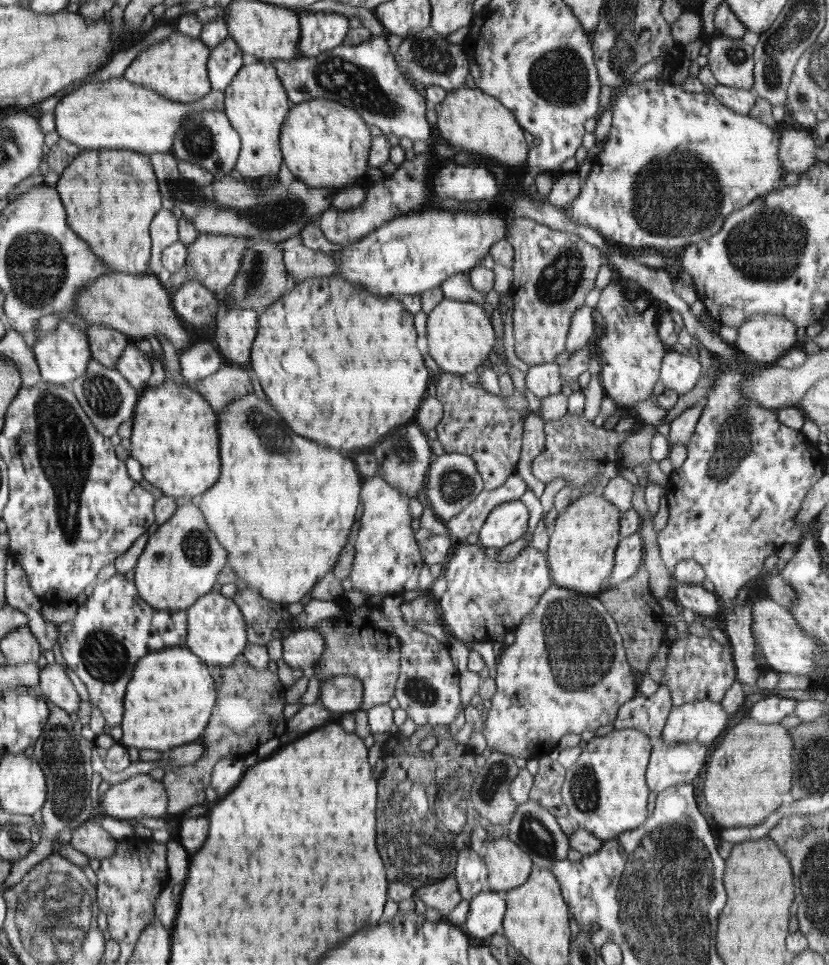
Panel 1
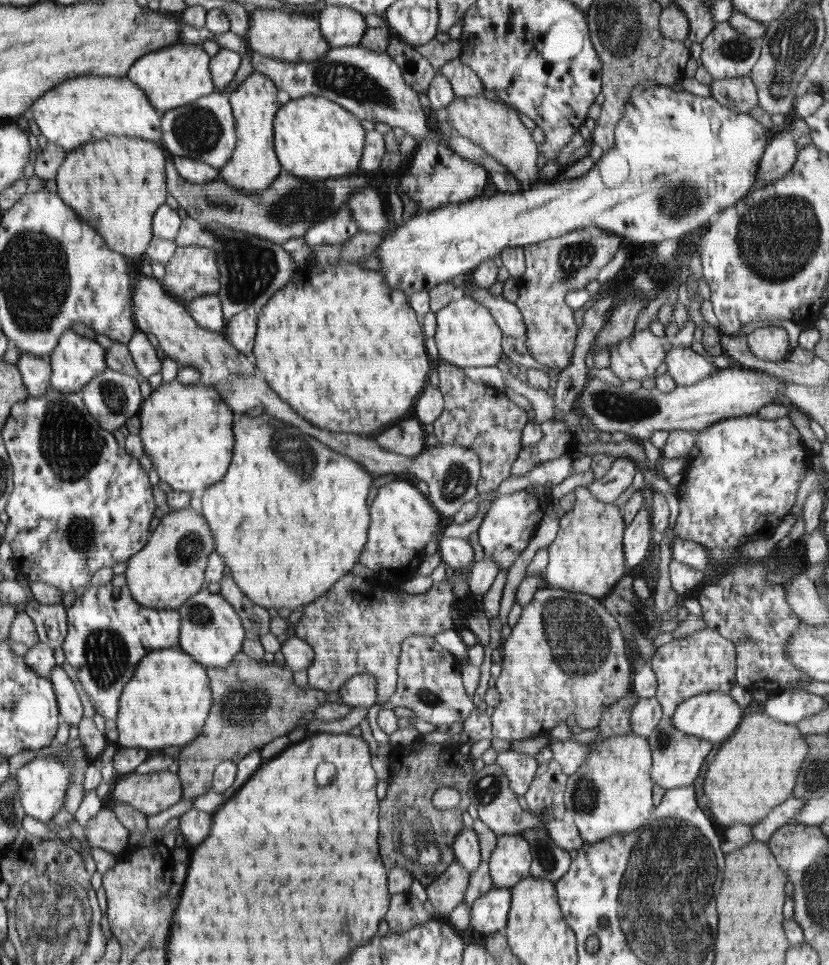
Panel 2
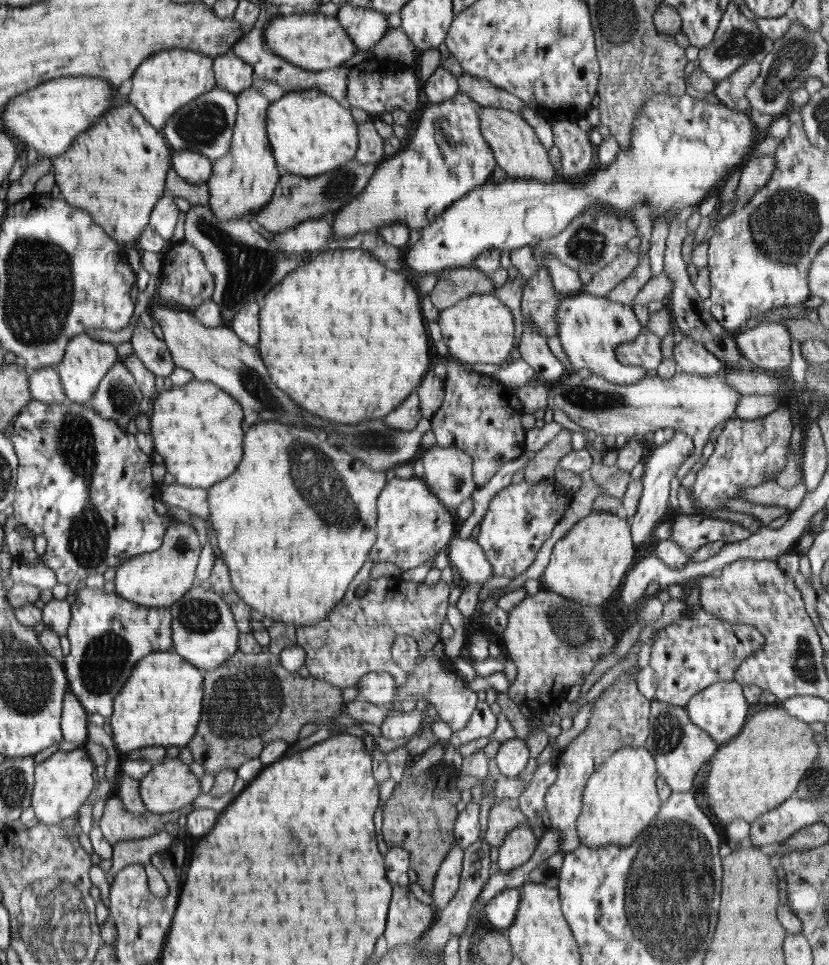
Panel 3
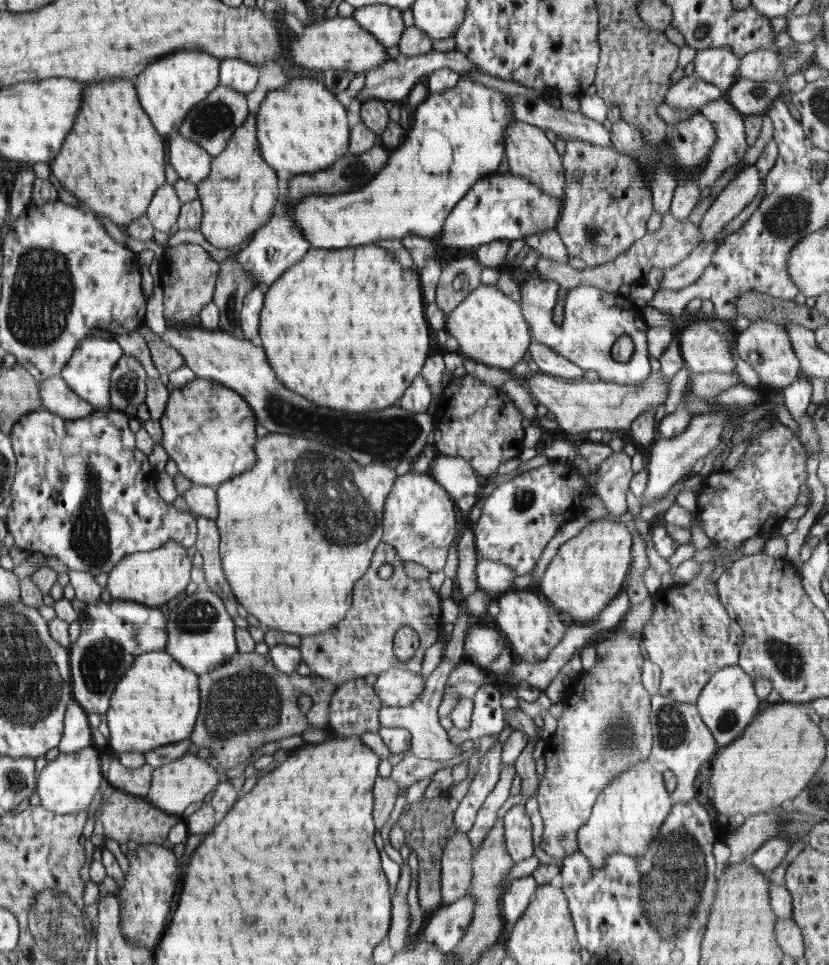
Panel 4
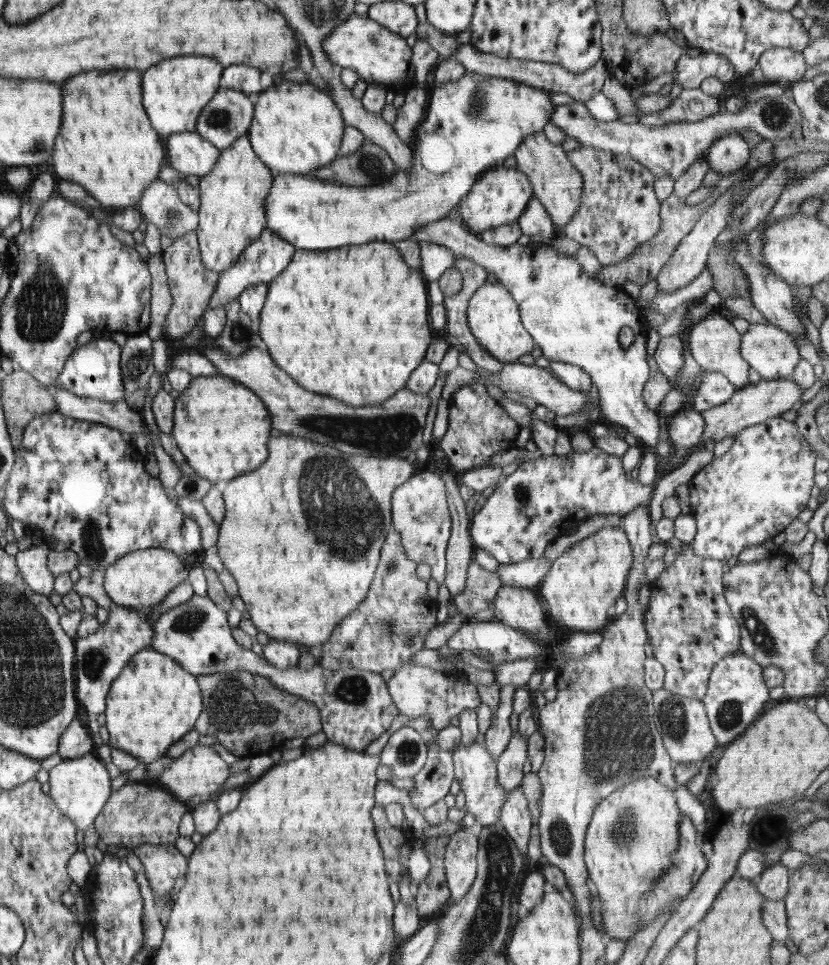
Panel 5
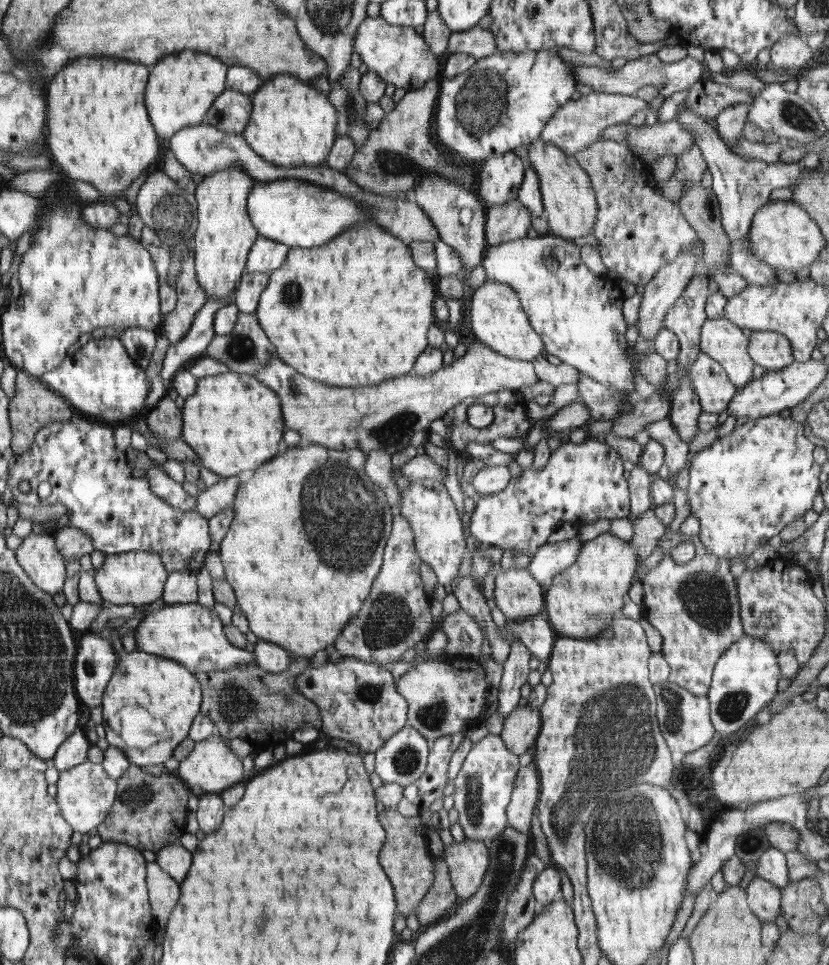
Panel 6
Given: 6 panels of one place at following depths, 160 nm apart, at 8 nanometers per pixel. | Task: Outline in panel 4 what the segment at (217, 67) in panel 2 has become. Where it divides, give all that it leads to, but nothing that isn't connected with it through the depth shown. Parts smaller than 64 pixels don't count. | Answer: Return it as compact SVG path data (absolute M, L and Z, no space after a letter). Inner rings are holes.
M227 58L219 64L219 84L240 93L252 92L258 84L259 67L249 62Z

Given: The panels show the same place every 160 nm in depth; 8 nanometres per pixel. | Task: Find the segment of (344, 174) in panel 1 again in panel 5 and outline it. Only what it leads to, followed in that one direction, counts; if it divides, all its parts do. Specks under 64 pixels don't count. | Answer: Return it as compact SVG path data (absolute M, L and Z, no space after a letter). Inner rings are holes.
M282 80L254 97L255 109L247 137L258 159L279 174L307 175L338 156L345 124L328 91L314 84Z

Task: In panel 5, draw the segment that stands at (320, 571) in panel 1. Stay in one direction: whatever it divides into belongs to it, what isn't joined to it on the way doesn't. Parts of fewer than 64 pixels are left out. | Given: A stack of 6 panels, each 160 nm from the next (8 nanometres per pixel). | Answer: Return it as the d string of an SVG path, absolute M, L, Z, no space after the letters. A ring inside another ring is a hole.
M282 434L278 438L274 437L270 442L267 442L268 447L268 458L262 463L262 466L259 466L256 470L250 471L249 473L244 473L243 475L237 476L232 480L229 480L228 485L223 491L223 499L225 502L225 513L222 522L219 524L219 537L217 540L217 549L220 560L223 562L226 570L230 572L232 578L236 580L236 584L238 585L238 593L240 598L244 601L246 605L246 614L245 617L248 618L256 628L258 628L259 632L263 632L271 639L271 641L288 641L289 643L297 642L298 644L302 644L304 646L316 646L316 644L324 644L324 642L328 642L330 636L332 636L332 632L336 629L336 626L343 620L343 618L348 617L359 605L364 598L368 595L369 586L371 585L373 576L375 575L375 570L378 566L378 561L380 560L380 551L387 537L387 534L392 530L392 521L391 521L391 496L394 490L398 488L398 486L404 484L412 475L419 472L420 468L417 464L410 464L406 459L402 458L386 458L381 459L372 456L362 456L360 454L348 454L345 452L340 452L340 450L336 450L332 448L329 444L318 444L313 440L304 439L302 437L292 437L291 435Z

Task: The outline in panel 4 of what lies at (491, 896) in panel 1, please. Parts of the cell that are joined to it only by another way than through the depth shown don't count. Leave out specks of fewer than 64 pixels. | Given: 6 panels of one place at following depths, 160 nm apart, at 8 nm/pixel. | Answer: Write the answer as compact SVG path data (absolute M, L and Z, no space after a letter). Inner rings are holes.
M531 875L512 882L508 888L503 890L501 916L503 917L503 927L506 932L510 932L516 922L521 919L537 886L538 884Z

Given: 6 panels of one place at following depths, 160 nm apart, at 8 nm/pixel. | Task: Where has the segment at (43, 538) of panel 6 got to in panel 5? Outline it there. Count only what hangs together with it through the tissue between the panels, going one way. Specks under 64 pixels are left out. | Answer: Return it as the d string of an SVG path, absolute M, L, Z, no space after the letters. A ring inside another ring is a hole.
M46 543L33 545L25 551L18 551L16 560L26 583L36 594L49 596L54 588L56 574L50 572L47 560L51 547Z

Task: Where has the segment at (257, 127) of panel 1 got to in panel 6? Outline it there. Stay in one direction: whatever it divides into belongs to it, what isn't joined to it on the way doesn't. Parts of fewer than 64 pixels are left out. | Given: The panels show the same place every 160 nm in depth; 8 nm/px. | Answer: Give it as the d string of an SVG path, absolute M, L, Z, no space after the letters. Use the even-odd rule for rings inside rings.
M240 165L205 175L192 196L197 201L197 227L191 236L194 264L200 286L208 299L227 299L234 294L248 264L251 246L259 235L248 214L248 195L256 180Z

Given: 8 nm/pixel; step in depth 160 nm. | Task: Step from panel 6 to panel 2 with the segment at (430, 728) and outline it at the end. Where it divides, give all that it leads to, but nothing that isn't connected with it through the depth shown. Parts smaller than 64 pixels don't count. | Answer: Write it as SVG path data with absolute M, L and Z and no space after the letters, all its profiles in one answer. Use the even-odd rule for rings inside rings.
M356 674L338 689L338 696L350 707L363 707L368 710L377 699L374 677L368 674Z

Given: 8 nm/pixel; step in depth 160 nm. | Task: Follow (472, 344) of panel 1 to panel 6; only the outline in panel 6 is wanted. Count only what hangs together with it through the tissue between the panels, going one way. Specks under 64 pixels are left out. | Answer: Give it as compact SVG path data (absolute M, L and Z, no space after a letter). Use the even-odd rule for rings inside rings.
M487 280L473 291L469 316L472 336L498 354L519 361L533 362L538 355L545 353L544 343L530 326L519 296L507 284Z

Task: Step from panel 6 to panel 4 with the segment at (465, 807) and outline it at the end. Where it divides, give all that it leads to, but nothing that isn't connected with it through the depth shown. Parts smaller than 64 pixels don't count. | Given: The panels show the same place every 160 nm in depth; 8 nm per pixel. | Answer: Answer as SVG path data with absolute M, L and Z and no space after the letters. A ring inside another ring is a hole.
M460 608L458 619L454 623L454 631L447 640L445 653L442 660L434 672L428 676L423 693L407 707L384 707L379 712L379 723L382 727L404 728L411 734L412 749L411 753L423 759L432 759L441 765L450 765L465 758L466 753L460 751L462 746L454 745L449 739L446 730L440 725L438 718L438 707L443 701L447 679L450 672L461 662L464 657L464 640L466 632L470 628L472 615L466 608Z

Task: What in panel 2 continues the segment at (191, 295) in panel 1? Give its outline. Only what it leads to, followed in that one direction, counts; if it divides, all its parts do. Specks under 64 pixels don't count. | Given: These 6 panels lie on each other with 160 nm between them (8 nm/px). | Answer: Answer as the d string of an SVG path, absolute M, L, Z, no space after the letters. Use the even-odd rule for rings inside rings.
M217 294L193 298L187 311L200 328L212 332L223 332L226 319L223 315L221 300Z

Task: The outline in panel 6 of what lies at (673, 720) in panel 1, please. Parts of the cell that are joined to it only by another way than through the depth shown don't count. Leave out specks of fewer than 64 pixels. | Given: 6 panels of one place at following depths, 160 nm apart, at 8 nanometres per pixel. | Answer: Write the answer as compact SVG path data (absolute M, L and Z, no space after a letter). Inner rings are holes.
M746 634L734 642L716 662L707 694L715 731L722 738L740 734L750 720L756 720L756 714L776 696L780 678L778 654L772 652L768 643Z

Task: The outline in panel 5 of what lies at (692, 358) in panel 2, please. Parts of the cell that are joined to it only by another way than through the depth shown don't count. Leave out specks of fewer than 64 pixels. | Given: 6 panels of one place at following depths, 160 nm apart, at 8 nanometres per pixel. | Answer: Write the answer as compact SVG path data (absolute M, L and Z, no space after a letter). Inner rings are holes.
M715 314L702 319L689 328L688 338L690 354L696 359L702 370L711 370L724 376L738 389L749 384L750 365L742 358L740 352L741 335L726 316Z

